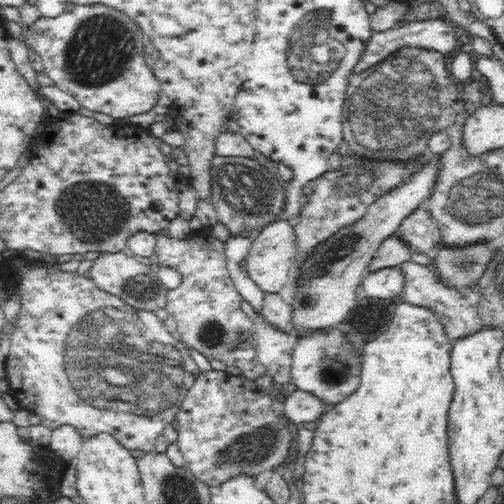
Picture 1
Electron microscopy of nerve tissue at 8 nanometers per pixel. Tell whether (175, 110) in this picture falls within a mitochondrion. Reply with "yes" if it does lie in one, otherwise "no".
no

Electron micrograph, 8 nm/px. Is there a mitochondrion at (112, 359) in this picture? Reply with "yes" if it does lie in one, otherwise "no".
yes

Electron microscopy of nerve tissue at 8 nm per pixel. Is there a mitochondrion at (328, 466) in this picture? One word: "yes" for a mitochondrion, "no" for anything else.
no

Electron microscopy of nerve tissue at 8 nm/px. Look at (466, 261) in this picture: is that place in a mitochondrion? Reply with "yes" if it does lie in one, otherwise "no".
yes

